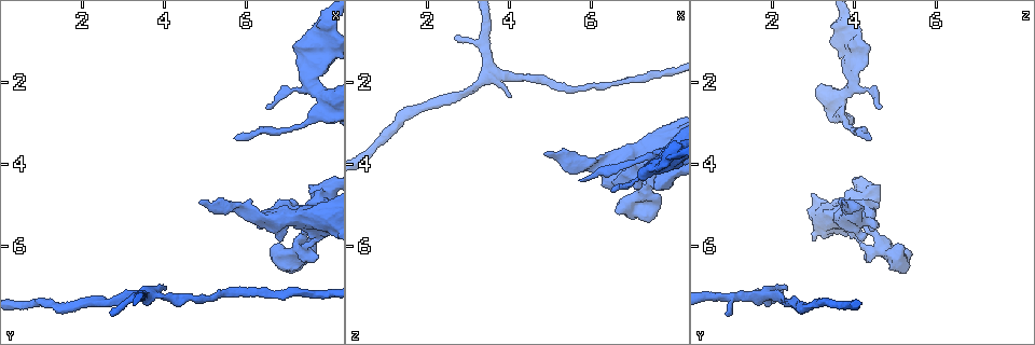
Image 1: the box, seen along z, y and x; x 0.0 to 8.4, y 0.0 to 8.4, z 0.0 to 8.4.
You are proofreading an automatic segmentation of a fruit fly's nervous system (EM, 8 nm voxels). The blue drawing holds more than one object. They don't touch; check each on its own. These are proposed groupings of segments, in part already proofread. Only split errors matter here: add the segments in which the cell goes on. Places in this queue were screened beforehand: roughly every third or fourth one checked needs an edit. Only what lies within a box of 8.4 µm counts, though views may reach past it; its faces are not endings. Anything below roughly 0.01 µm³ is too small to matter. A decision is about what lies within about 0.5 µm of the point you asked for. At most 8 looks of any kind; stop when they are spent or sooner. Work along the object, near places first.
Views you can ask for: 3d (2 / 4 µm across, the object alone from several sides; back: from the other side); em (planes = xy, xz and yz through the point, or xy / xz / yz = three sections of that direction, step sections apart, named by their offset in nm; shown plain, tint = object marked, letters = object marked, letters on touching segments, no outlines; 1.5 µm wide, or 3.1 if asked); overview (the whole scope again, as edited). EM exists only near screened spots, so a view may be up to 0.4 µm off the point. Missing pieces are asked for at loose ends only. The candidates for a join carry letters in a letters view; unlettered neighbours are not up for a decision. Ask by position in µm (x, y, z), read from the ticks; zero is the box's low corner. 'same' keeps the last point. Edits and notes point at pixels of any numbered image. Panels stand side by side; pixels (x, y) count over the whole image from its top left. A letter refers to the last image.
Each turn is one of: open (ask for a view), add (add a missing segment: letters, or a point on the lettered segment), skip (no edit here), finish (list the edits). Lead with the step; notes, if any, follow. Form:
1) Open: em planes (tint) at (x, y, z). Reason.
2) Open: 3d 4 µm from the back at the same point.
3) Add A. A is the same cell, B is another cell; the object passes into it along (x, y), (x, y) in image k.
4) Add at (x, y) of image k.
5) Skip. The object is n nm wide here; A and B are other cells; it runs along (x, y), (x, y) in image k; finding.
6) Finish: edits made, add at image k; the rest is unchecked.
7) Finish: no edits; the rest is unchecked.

Open: em yz step 4 (letters) at (6.50, 2.55, 4.65). Tapers out.

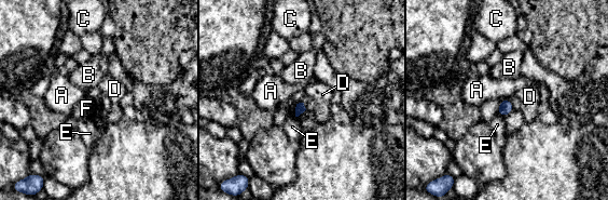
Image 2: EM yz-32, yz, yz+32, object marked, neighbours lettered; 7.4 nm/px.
Open: em planes (letters) at the same point. Another direction.

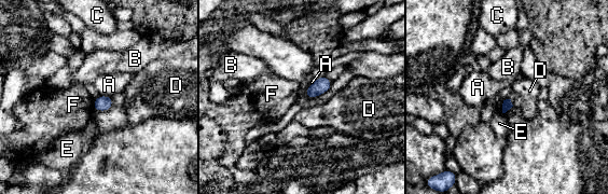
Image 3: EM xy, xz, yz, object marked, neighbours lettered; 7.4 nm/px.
Skip. A, B, C, D, E and F are other cells; a border runs along (93, 99), (94, 109) in image 3; no lettered segment goes on from it.

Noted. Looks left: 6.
Open: em planes (plain) at (7.65, 0.60, 4.10).

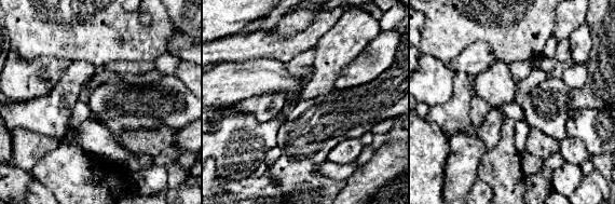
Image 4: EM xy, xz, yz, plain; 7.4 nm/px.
Open: em planes (letters) at the same point. See the neighbours.

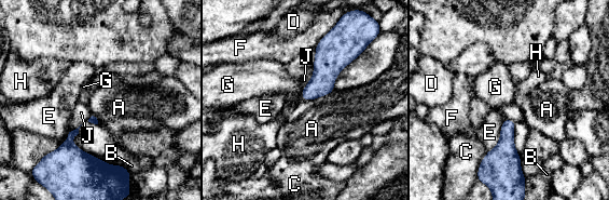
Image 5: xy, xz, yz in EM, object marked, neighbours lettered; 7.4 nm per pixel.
Skip. The longest contact is with E, 280 nm; A, B, C, D, E, F, G, H and J are other cells; a border runs along (333, 90), (324, 95), (302, 101) in image 5; none of them fits.

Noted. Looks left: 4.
Open: em planes (letters) at (2.60, 7.60, 0.90). Free end.

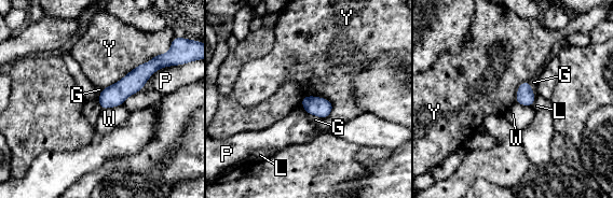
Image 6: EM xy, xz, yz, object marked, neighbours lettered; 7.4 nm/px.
Skip. G, L, P, W and Y are other cells; a border runs along (153, 72), (142, 87) in image 6; no lettered segment goes on from it.

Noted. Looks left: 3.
Finish: no edits; the rest is unchecked.

